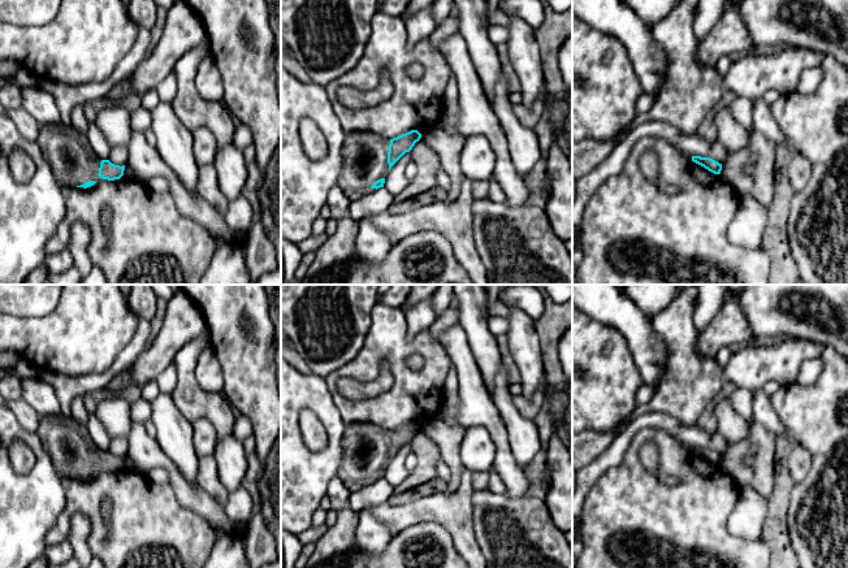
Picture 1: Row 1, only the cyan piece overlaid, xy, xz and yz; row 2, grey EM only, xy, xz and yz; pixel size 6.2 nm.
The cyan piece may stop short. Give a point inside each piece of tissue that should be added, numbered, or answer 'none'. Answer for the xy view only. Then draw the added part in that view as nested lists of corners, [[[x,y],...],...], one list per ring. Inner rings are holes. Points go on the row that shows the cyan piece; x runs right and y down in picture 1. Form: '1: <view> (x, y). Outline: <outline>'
1: xy (68, 152). Outline: [[[61,122],[47,125],[36,143],[60,187],[77,187],[99,177],[101,160],[91,149],[86,135]]]

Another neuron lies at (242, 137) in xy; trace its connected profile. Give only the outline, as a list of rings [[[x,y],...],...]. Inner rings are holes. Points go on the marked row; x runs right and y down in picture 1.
[[[241,122],[235,123],[235,131],[233,134],[233,144],[242,151],[247,146],[252,144],[251,130],[245,123]]]

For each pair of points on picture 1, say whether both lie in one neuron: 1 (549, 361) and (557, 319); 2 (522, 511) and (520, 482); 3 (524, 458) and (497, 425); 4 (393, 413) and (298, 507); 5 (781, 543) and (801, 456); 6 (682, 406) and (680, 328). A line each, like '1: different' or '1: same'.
1: same
2: different
3: different
4: different
5: different
6: same

